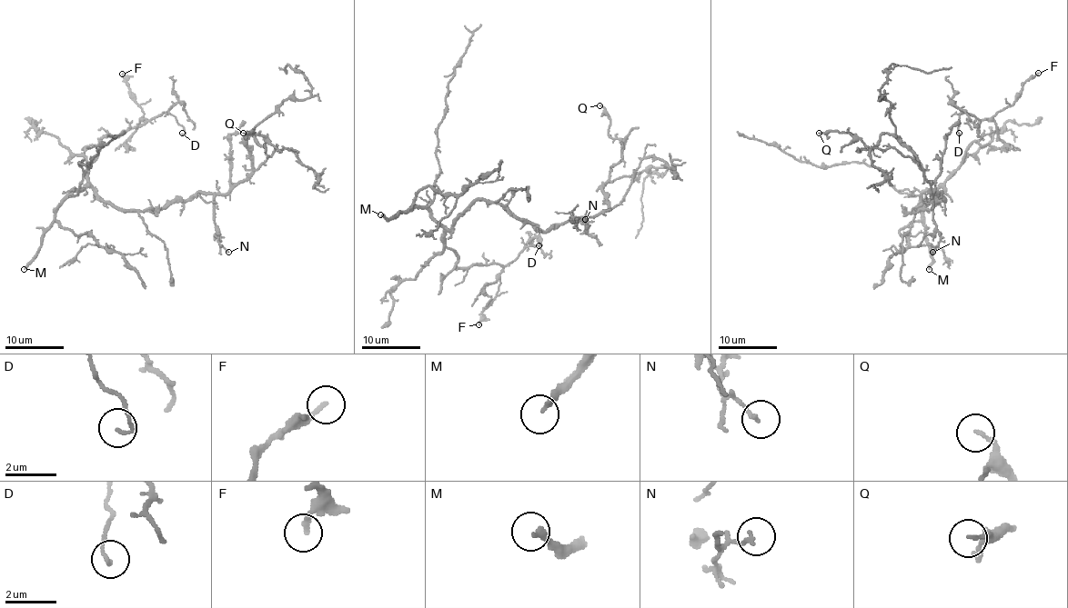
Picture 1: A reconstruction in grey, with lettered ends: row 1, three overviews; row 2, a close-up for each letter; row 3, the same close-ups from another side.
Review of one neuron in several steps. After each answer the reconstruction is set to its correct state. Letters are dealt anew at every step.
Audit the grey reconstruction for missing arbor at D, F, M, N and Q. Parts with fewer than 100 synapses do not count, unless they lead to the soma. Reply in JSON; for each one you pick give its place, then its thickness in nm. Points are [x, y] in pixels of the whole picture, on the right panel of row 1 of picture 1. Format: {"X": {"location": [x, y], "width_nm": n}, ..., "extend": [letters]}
{"M": {"location": [929, 269], "width_nm": 240}, "extend": ["M"]}

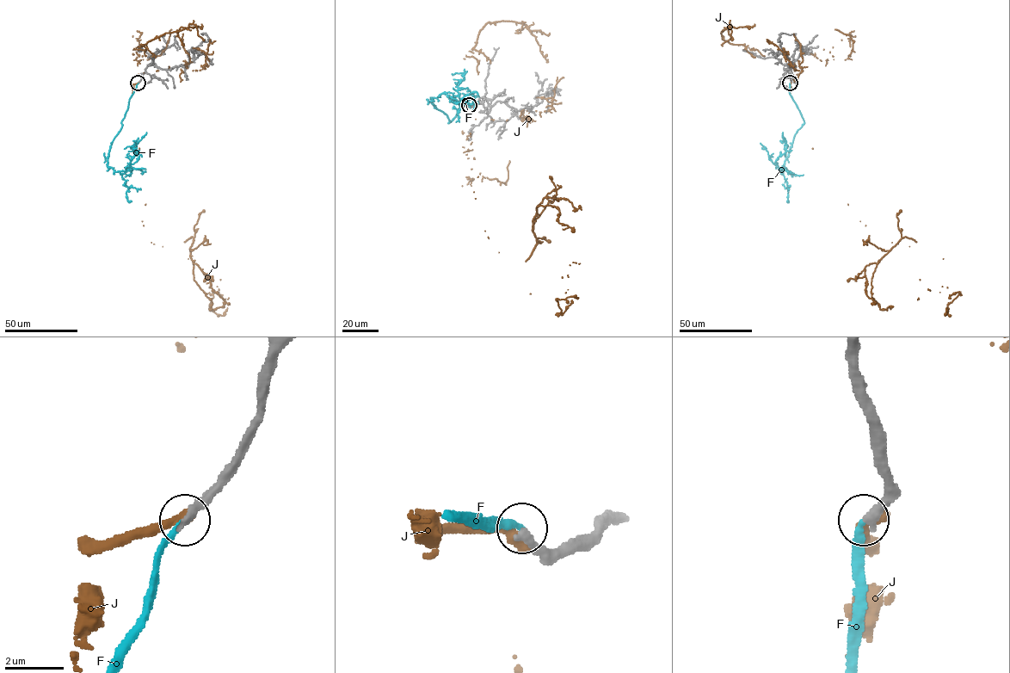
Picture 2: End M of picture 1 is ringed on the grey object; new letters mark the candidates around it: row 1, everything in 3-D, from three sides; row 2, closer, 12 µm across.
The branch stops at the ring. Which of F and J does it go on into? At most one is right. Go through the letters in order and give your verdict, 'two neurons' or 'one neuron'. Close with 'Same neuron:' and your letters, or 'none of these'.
F: one neuron
J: two neurons
Same neuron: F

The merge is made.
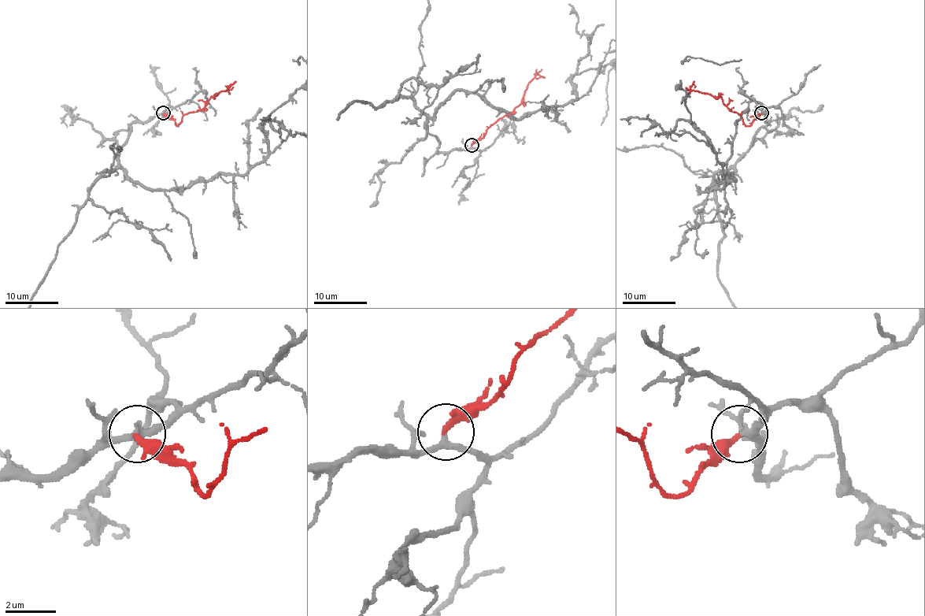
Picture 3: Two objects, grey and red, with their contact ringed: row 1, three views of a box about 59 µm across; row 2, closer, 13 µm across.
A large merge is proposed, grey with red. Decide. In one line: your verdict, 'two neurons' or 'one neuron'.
one neuron

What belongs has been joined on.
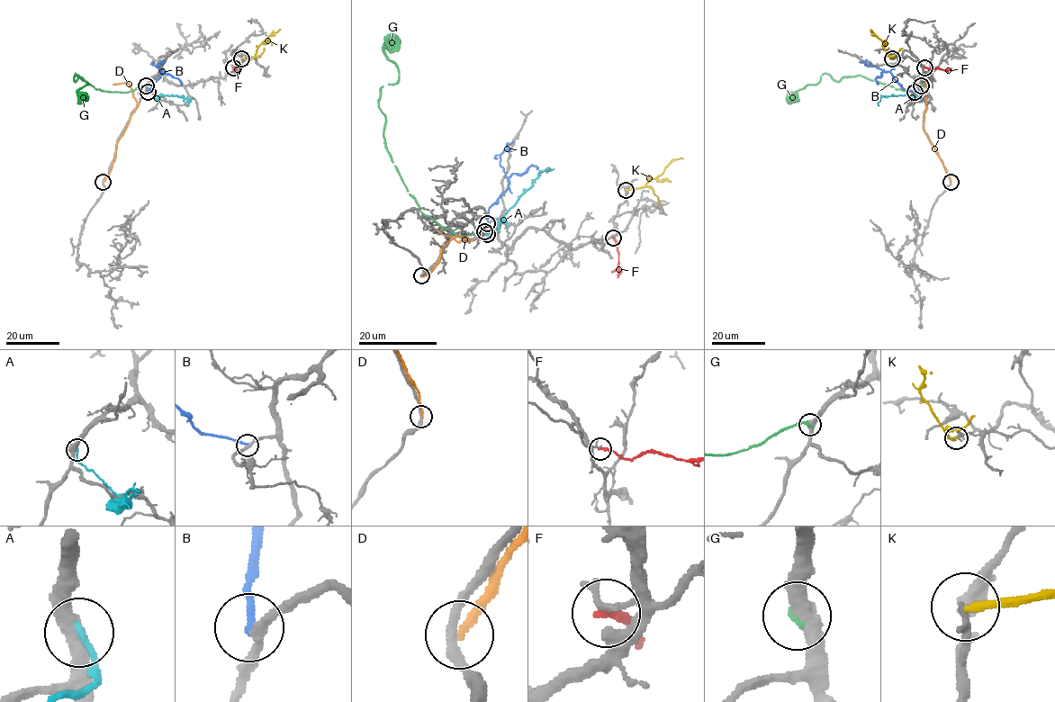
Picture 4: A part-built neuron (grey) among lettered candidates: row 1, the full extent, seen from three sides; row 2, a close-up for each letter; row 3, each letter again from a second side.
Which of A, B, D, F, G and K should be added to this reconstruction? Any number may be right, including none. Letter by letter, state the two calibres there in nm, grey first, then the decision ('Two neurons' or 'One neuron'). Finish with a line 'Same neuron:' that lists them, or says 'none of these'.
A: Thickness 480 nm (grey) against 180 nm. Two neurons
B: Thickness 240 nm (grey) against 220 nm. Two neurons
D: Thickness 300 nm (grey) against 200 nm. Two neurons
F: Thickness 180 nm (grey) against 280 nm. Two neurons
G: Thickness 440 nm (grey) against 220 nm. Two neurons
K: Thickness 200 nm (grey) against 220 nm. Two neurons
Same neuron: none of these

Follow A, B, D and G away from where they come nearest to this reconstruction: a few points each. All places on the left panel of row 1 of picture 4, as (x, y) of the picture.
A: (148, 85), (157, 96), (182, 96), (187, 98), (188, 105)
B: (148, 92), (162, 71), (156, 66), (165, 61)
D: (103, 182), (112, 166), (117, 142), (137, 105), (130, 85), (122, 83), (112, 84)
G: (146, 85), (105, 91), (78, 76), (75, 81), (76, 73), (87, 84), (77, 91), (85, 101)

